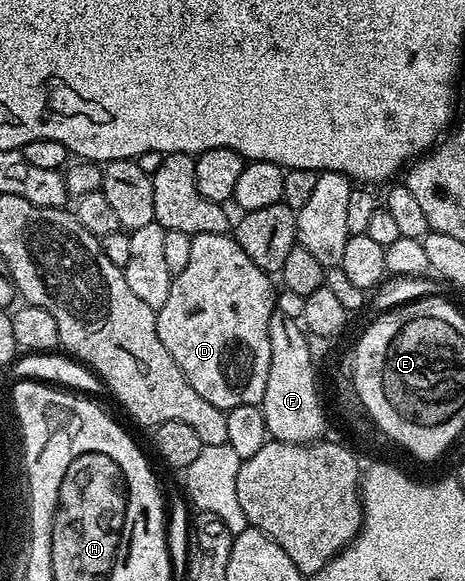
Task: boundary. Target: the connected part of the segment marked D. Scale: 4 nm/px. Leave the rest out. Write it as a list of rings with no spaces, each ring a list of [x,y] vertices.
[[[196,234],[190,237],[190,241],[192,242],[192,250],[189,261],[184,265],[184,270],[180,270],[180,274],[174,277],[168,299],[164,302],[164,306],[157,309],[156,312],[160,342],[164,342],[164,350],[168,350],[168,354],[172,354],[172,358],[176,358],[176,366],[180,366],[180,370],[188,378],[192,390],[196,390],[196,394],[200,394],[200,398],[204,398],[204,402],[223,410],[248,406],[249,404],[261,405],[264,390],[268,386],[268,366],[270,365],[268,322],[271,314],[276,311],[276,288],[270,285],[271,277],[268,273],[260,270],[260,266],[256,266],[256,262],[252,262],[252,258],[248,258],[248,254],[244,254],[244,250],[240,250],[240,246],[234,241],[233,235]]]

